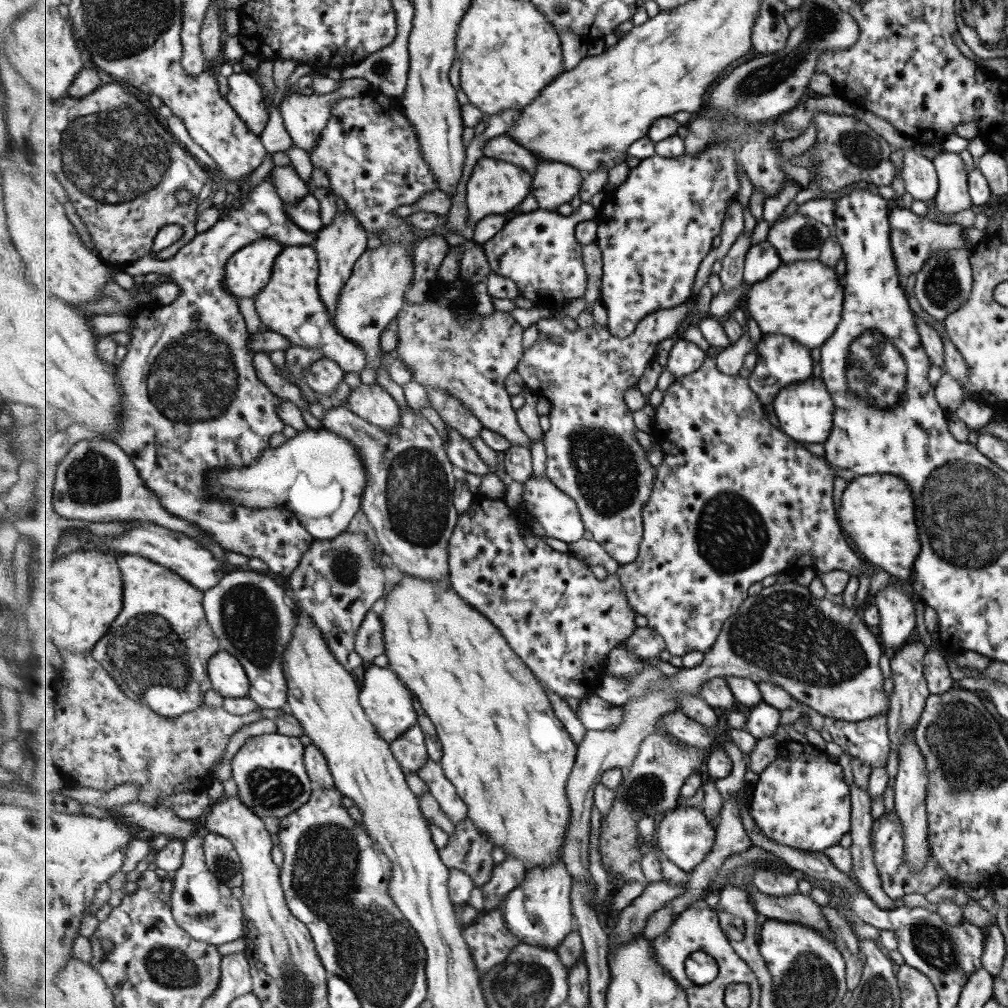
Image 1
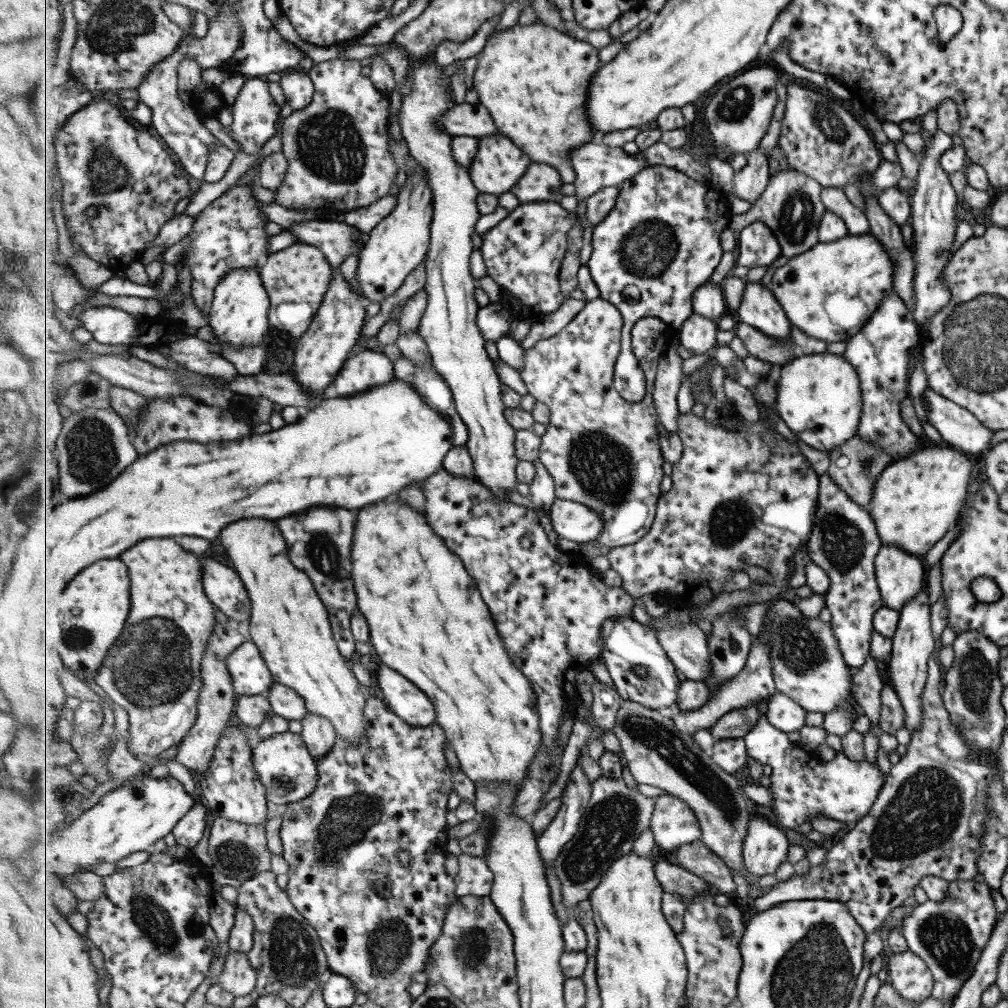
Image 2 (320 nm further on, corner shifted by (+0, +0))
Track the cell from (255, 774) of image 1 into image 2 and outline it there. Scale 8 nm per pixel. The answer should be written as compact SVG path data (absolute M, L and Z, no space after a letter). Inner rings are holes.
M287 732L275 734L267 740L255 740L253 750L255 770L266 786L269 802L290 805L310 797L318 788L318 764L308 750L301 733Z

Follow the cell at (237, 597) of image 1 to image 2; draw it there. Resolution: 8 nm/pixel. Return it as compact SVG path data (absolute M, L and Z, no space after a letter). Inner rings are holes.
M275 682L267 693L274 714L287 720L302 722L307 716L307 704L297 691Z

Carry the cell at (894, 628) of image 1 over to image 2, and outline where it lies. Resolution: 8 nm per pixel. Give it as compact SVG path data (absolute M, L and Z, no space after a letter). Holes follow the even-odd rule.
M880 545L874 556L874 575L878 584L882 606L900 611L903 603L923 586L925 586L926 567L923 559L906 553L897 545Z

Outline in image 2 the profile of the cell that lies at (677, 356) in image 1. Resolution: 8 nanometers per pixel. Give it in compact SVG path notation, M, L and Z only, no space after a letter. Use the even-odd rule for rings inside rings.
M693 313L679 332L682 346L695 352L695 355L701 355L715 346L719 326L714 319Z

